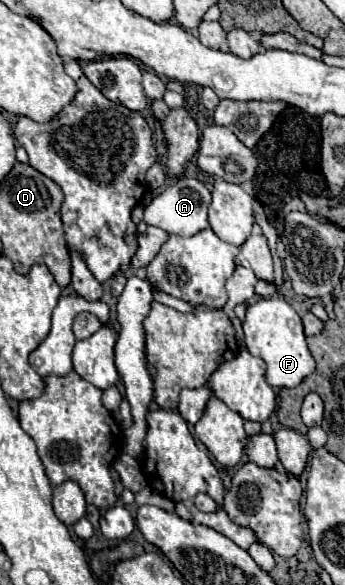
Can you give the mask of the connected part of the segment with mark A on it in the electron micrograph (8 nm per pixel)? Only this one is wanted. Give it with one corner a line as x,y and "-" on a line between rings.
182,177
182,179
174,181
164,193
154,197
144,207
144,223
160,227
166,233
176,233
176,235
182,235
182,237
192,237
192,235
200,233
202,229
210,227
208,225
208,217
206,217
210,201
212,201
212,197
210,197
210,191
204,187
204,183
200,183
198,179

